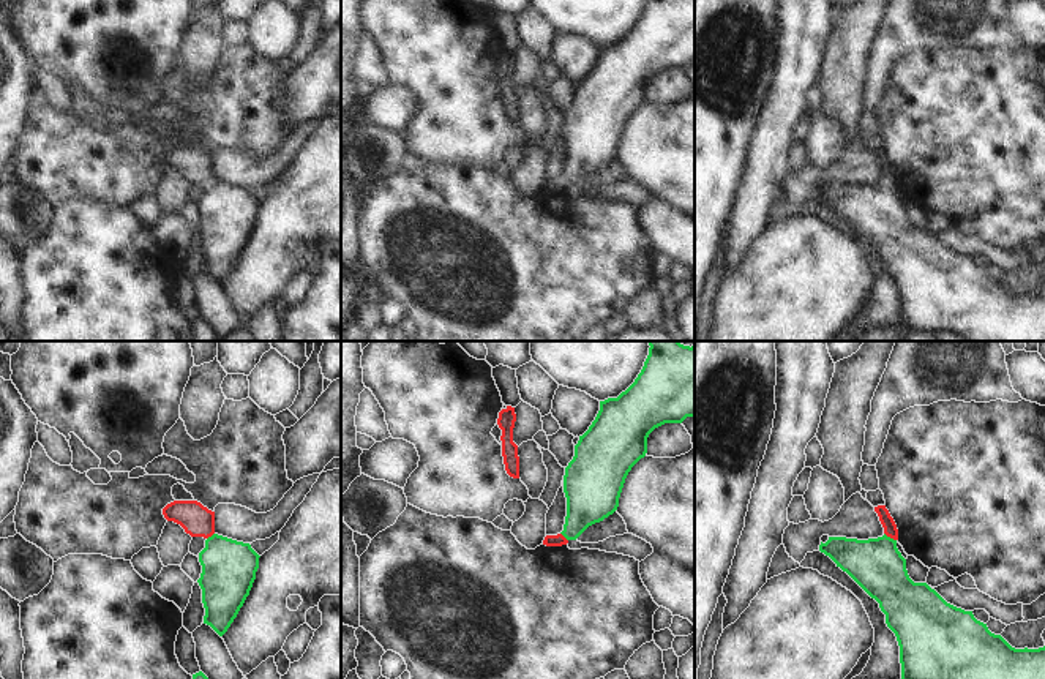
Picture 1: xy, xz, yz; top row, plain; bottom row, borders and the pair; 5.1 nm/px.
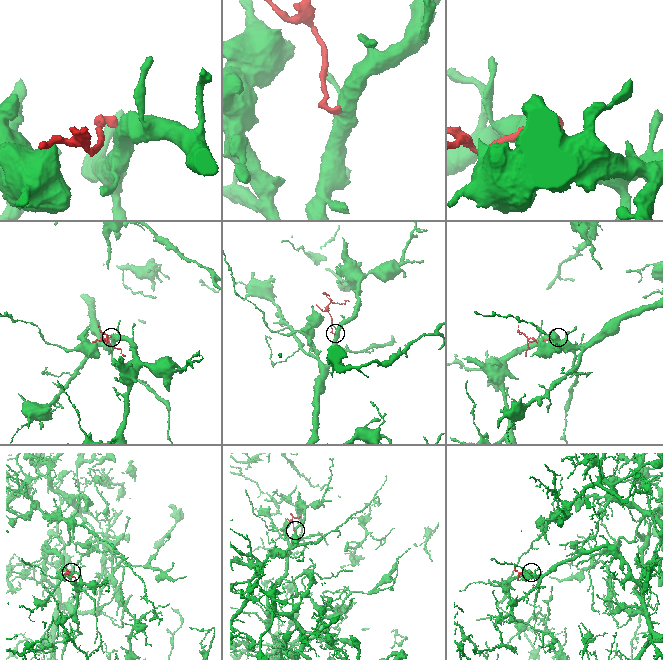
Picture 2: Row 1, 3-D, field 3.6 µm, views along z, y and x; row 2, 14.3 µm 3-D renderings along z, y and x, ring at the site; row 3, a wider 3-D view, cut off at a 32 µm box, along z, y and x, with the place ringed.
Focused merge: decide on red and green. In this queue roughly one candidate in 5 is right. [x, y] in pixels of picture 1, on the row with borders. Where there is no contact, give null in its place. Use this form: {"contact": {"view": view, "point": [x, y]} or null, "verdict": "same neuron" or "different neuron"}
{"contact": {"view": "yz", "point": [891, 537]}, "verdict": "same neuron"}

